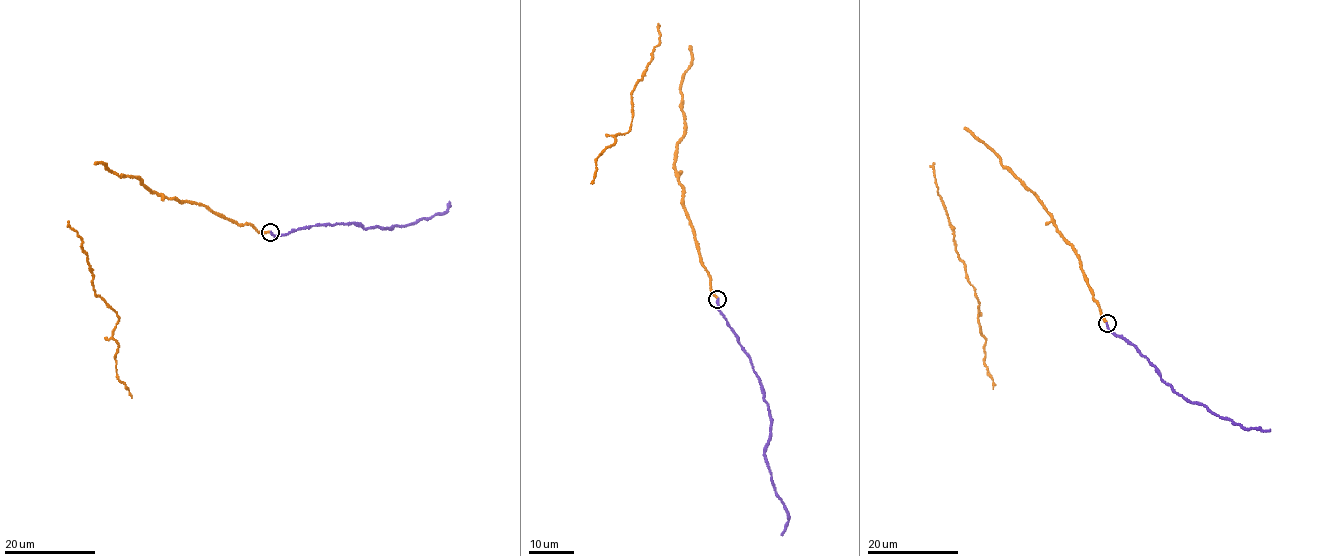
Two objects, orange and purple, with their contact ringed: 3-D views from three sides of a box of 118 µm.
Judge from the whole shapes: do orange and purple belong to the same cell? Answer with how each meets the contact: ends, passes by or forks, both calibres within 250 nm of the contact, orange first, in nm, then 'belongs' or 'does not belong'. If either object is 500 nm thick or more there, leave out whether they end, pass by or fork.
orange ends; purple ends; calibres 190 and 190 nm; belongs

